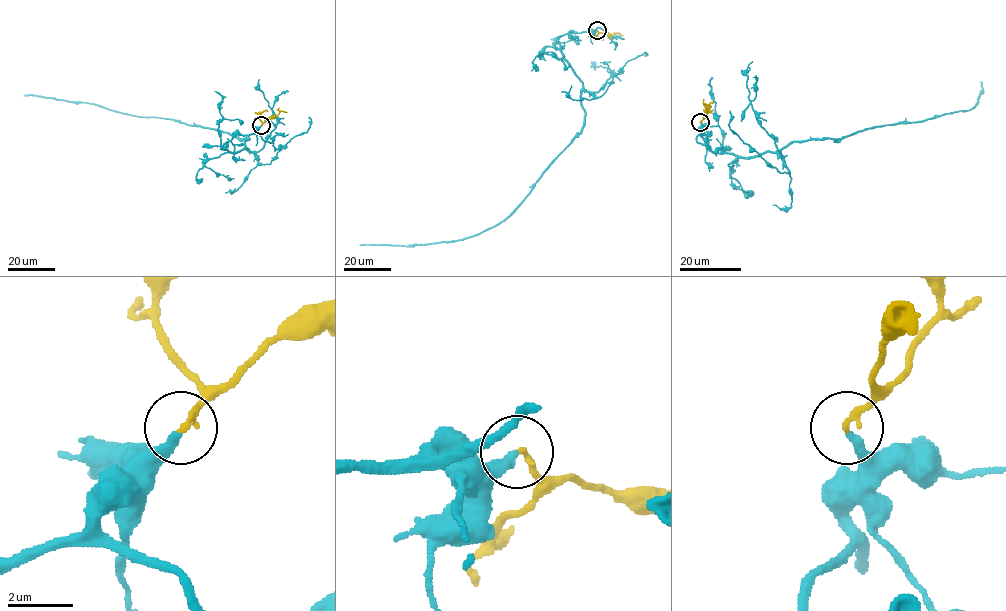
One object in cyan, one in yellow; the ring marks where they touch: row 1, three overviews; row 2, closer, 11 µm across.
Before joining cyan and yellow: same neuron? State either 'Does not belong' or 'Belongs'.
Belongs

